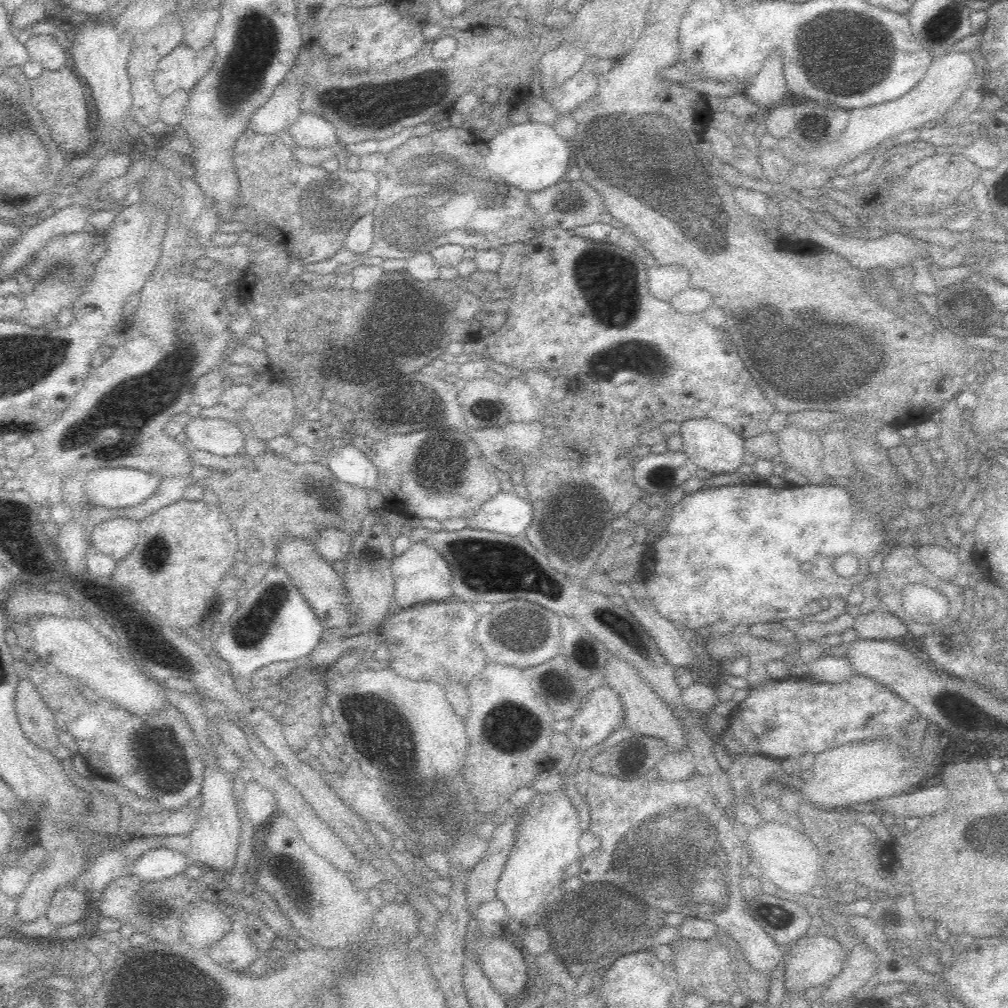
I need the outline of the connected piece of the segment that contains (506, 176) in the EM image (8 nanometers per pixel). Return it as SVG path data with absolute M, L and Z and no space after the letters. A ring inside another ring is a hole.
M534 122L514 124L498 132L487 145L490 148L486 156L488 170L520 190L526 190L526 192L544 190L556 184L568 172L570 152L572 152L570 142L558 138L552 126L534 124Z

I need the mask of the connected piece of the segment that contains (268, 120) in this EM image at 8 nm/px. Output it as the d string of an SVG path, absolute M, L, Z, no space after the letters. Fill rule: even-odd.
M282 84L266 102L266 106L262 106L262 110L252 116L250 128L258 134L288 130L300 116L300 84Z

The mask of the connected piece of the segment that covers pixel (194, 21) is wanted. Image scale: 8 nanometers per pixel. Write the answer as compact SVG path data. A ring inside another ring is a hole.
M192 8L182 14L184 24L184 40L190 48L200 50L208 46L214 38L214 32L219 24L221 10L208 10L208 8Z

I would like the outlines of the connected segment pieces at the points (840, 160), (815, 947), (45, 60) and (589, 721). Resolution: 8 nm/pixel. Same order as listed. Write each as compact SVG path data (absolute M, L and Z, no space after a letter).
M948 52L944 56L936 56L932 66L926 70L926 76L922 78L922 82L918 82L918 86L906 92L902 98L874 106L874 108L852 110L848 130L842 134L840 140L814 148L814 166L828 168L828 166L838 166L838 164L848 164L850 160L878 146L884 140L884 128L886 128L886 136L890 136L890 134L898 134L900 128L902 132L906 128L920 128L922 124L944 116L948 108L962 96L974 72L976 72L976 66L970 54L966 52Z
M804 936L786 958L786 986L810 988L826 985L845 966L846 950L836 938Z
M54 33L54 38L52 34L50 35L37 35L32 36L28 42L26 42L26 48L32 56L32 60L38 60L42 62L42 66L46 70L58 70L62 68L66 63L66 57L69 57L69 51L60 48L58 41L56 42L56 37Z
M602 684L591 687L576 714L570 718L568 740L578 750L604 742L623 724L624 703L612 687Z

